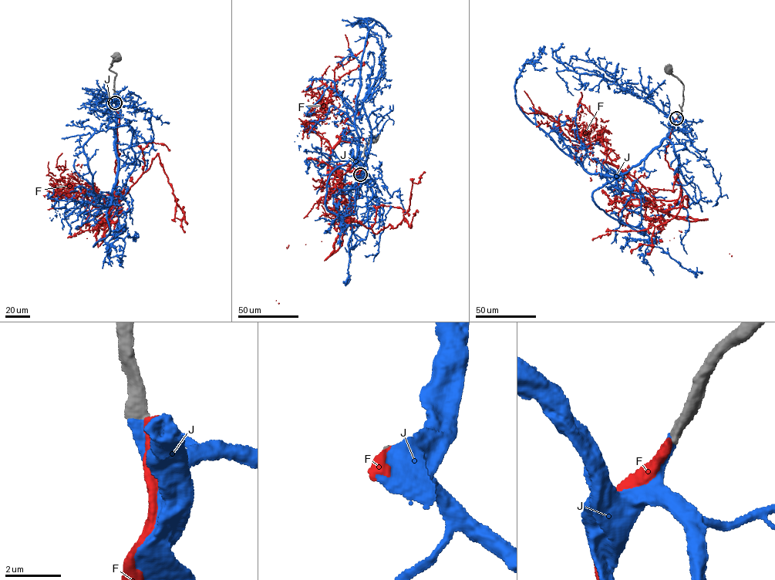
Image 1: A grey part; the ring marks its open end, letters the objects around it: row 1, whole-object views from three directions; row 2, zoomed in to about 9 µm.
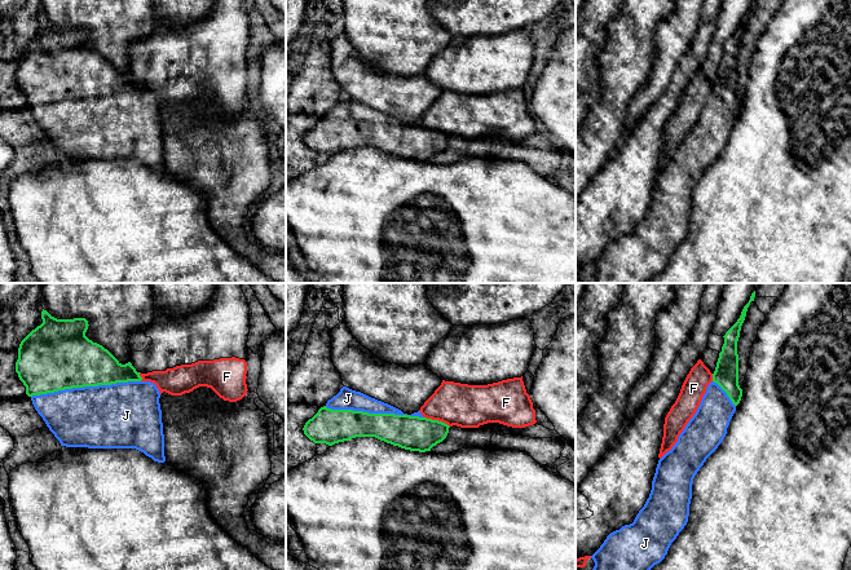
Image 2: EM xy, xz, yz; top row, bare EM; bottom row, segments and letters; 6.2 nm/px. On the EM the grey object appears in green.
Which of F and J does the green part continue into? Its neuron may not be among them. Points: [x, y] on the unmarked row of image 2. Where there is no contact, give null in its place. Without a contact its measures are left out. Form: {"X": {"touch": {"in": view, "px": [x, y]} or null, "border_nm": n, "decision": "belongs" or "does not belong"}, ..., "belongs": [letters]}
{"F": {"touch": {"in": "xz", "px": [437, 131]}, "border_nm": 170, "decision": "does not belong"}, "J": {"touch": {"in": "xy", "px": [86, 96]}, "border_nm": 700, "decision": "belongs"}, "belongs": ["J"]}

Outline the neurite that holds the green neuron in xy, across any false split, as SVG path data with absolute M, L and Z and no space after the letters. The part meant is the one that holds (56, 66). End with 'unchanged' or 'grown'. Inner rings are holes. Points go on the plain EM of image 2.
M41 22L43 34L19 54L16 83L26 97L38 124L49 141L66 158L136 159L154 172L164 173L164 145L160 103L154 93L144 92L131 72L122 75L107 59L85 47L85 28L57 30Z | grown

